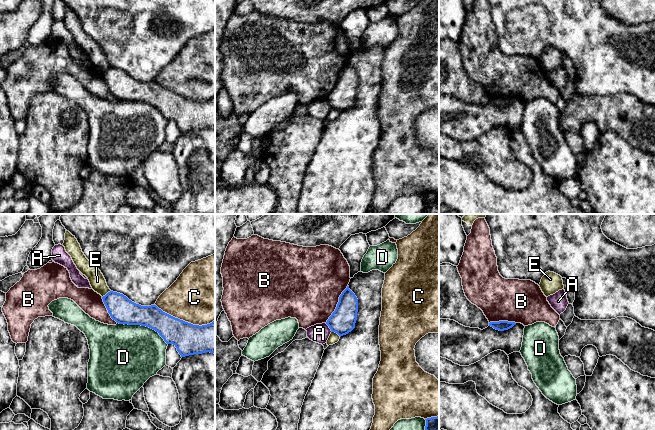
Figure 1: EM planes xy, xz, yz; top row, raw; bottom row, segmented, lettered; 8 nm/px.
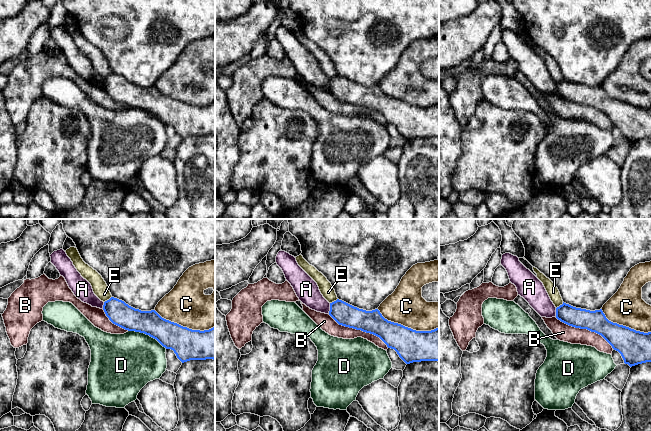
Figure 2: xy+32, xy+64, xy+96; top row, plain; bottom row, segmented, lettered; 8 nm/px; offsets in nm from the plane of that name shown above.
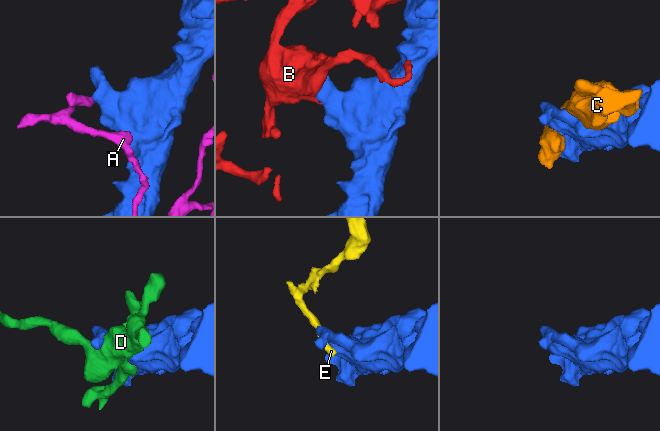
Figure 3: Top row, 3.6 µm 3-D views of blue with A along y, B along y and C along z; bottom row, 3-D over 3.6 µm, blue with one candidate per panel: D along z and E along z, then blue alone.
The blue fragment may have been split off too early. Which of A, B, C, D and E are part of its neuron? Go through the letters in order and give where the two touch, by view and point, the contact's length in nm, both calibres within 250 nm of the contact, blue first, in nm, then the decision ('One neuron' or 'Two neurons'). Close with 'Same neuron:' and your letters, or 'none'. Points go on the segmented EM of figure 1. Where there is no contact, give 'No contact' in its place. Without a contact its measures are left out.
A: Touches blue at xz (329, 327). Shared border 90 nm. Thickness 200 nm (blue) against 160 nm. Two neurons
B: Touches blue at xz (337, 304). Shared border 360 nm. Thickness 200 nm (blue) against 480 nm. Two neurons
C: Touches blue at xy (184, 321). Shared border 500 nm. Thickness 240 nm (blue) against 460 nm. Two neurons
D: Touches blue at xy (143, 325). Shared border 440 nm. Thickness 200 nm (blue) against 460 nm. Two neurons
E: Touches blue at xy (107, 293). Shared border 90 nm. Thickness 200 nm (blue) against 130 nm. Two neurons
Same neuron: none

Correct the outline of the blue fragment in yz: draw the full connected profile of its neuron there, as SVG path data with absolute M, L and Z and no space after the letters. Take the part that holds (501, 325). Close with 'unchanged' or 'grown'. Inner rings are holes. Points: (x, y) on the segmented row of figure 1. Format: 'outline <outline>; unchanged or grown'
outline M499 321L499 322L490 322L489 326L493 327L496 330L504 331L512 328L516 323L508 321Z; unchanged

